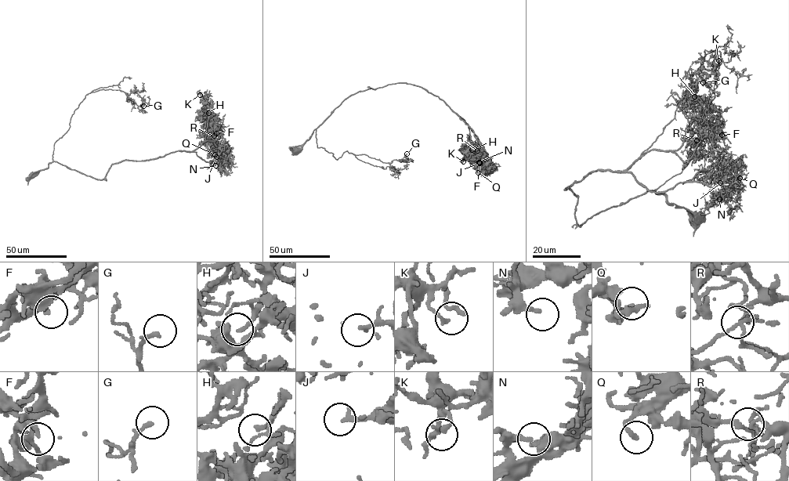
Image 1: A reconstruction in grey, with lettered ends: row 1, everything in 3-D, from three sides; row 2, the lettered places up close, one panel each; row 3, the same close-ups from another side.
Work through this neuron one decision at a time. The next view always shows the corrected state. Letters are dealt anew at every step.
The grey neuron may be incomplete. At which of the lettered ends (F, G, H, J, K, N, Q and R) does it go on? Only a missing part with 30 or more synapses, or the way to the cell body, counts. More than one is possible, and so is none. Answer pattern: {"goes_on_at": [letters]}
{"goes_on_at": ["H", "J"]}

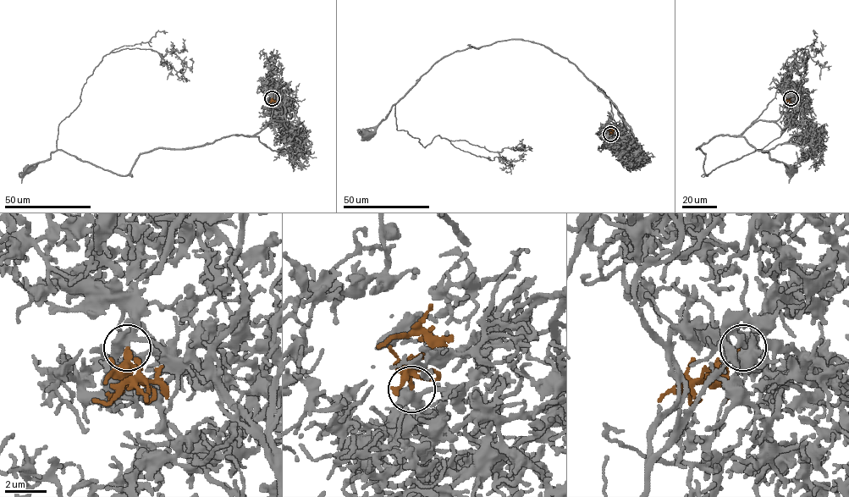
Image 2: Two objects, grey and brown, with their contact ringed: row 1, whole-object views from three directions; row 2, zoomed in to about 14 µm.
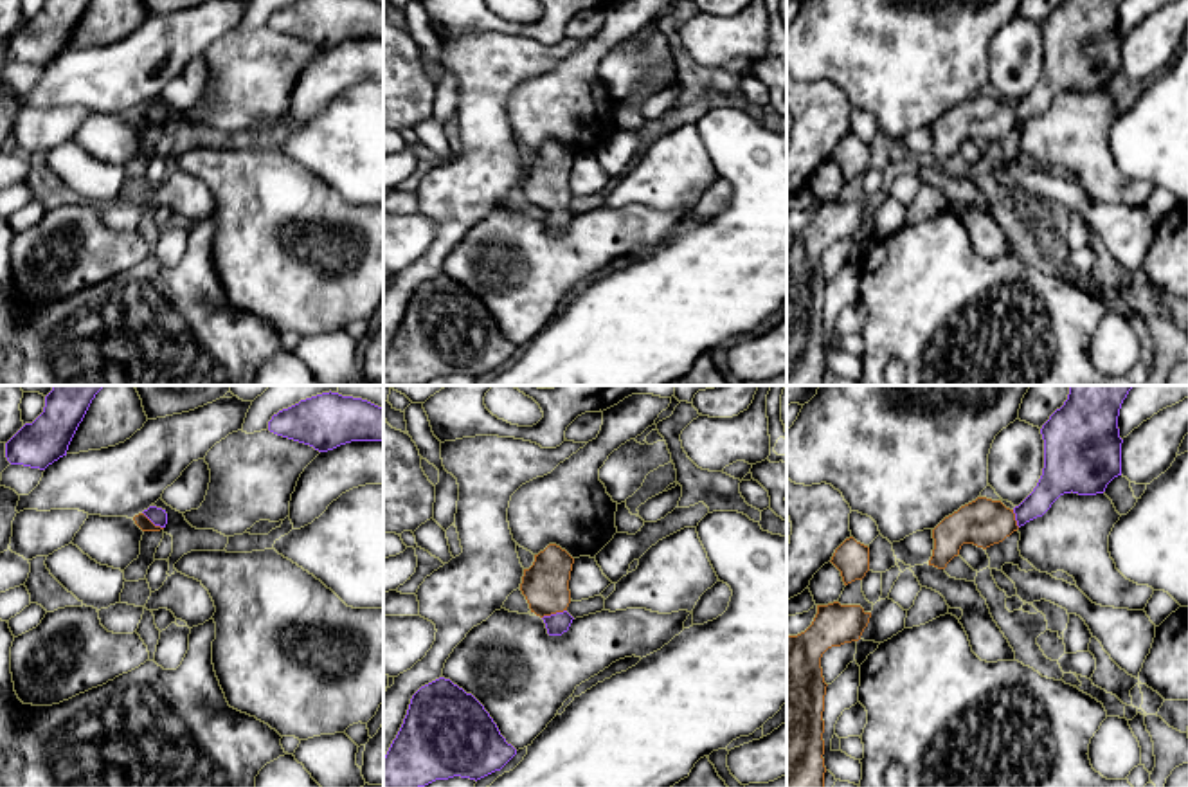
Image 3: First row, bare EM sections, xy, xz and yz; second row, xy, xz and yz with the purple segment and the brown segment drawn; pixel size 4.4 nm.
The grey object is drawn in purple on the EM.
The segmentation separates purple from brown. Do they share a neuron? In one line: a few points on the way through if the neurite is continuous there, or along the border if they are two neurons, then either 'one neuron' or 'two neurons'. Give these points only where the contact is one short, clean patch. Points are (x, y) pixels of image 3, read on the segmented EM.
runs through xz (557, 624), (553, 615), (546, 584); one neuron

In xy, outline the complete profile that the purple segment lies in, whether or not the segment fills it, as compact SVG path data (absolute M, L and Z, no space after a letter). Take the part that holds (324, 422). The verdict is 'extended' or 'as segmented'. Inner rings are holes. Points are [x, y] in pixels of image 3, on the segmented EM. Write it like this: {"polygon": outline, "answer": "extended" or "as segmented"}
{"polygon": "M329 391L279 411L268 430L328 452L351 441L383 441L383 409Z", "answer": "as segmented"}

